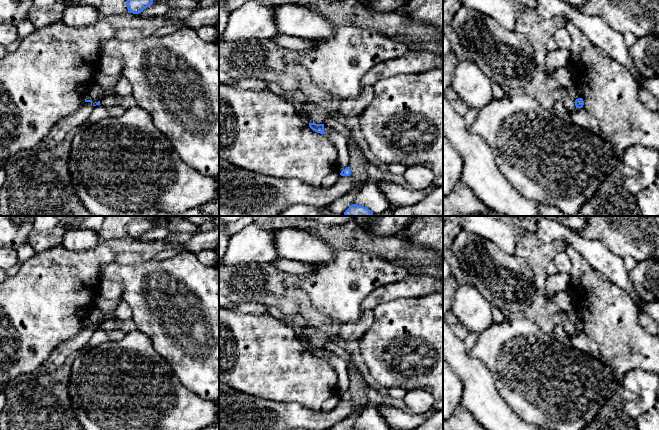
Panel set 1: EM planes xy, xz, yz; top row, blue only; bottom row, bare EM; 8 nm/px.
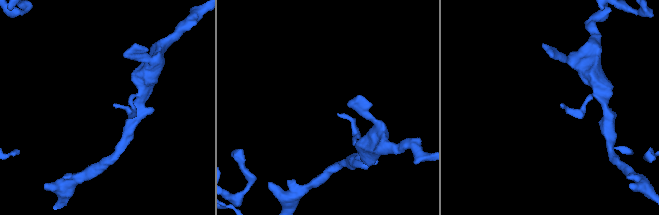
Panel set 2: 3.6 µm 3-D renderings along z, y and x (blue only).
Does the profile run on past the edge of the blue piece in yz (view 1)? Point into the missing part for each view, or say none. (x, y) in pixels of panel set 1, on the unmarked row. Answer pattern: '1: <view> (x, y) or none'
1: none

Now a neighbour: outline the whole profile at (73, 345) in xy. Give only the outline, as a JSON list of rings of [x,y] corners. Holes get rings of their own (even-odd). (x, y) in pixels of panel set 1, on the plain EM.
[[[84,326],[77,335],[61,342],[42,364],[39,372],[50,374],[56,371],[71,354],[76,355],[82,348],[86,347],[93,332],[94,330],[91,326]]]

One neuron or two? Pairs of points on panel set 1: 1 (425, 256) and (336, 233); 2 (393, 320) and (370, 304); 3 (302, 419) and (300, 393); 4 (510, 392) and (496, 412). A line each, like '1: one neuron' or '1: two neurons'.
1: one neuron
2: two neurons
3: two neurons
4: two neurons

